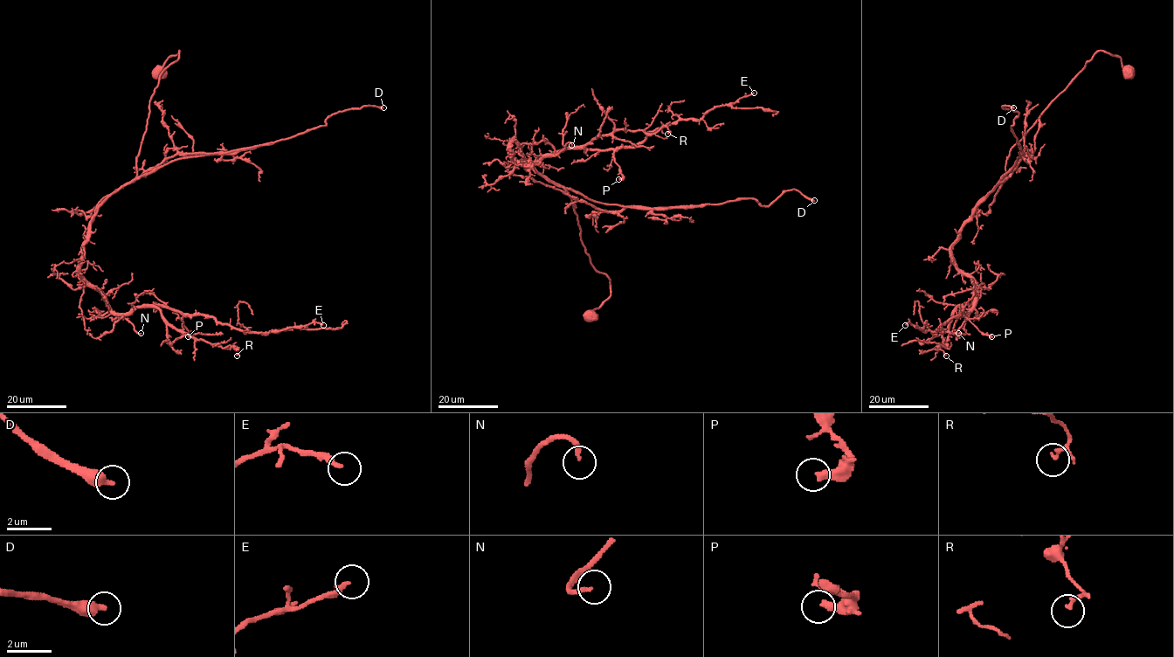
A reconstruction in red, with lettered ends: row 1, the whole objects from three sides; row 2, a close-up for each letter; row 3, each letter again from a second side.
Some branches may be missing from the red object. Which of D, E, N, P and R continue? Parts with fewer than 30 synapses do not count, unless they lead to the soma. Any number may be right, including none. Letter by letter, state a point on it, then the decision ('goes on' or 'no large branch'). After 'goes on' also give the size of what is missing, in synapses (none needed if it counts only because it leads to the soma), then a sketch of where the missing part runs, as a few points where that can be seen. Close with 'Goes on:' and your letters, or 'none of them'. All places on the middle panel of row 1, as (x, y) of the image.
D: at (814, 200); goes on; about 170 synapses
E: at (754, 93); no large branch
N: at (571, 145); goes on; about 35 synapses
P: at (618, 179); no large branch
R: at (667, 134); no large branch
Goes on: D, N

